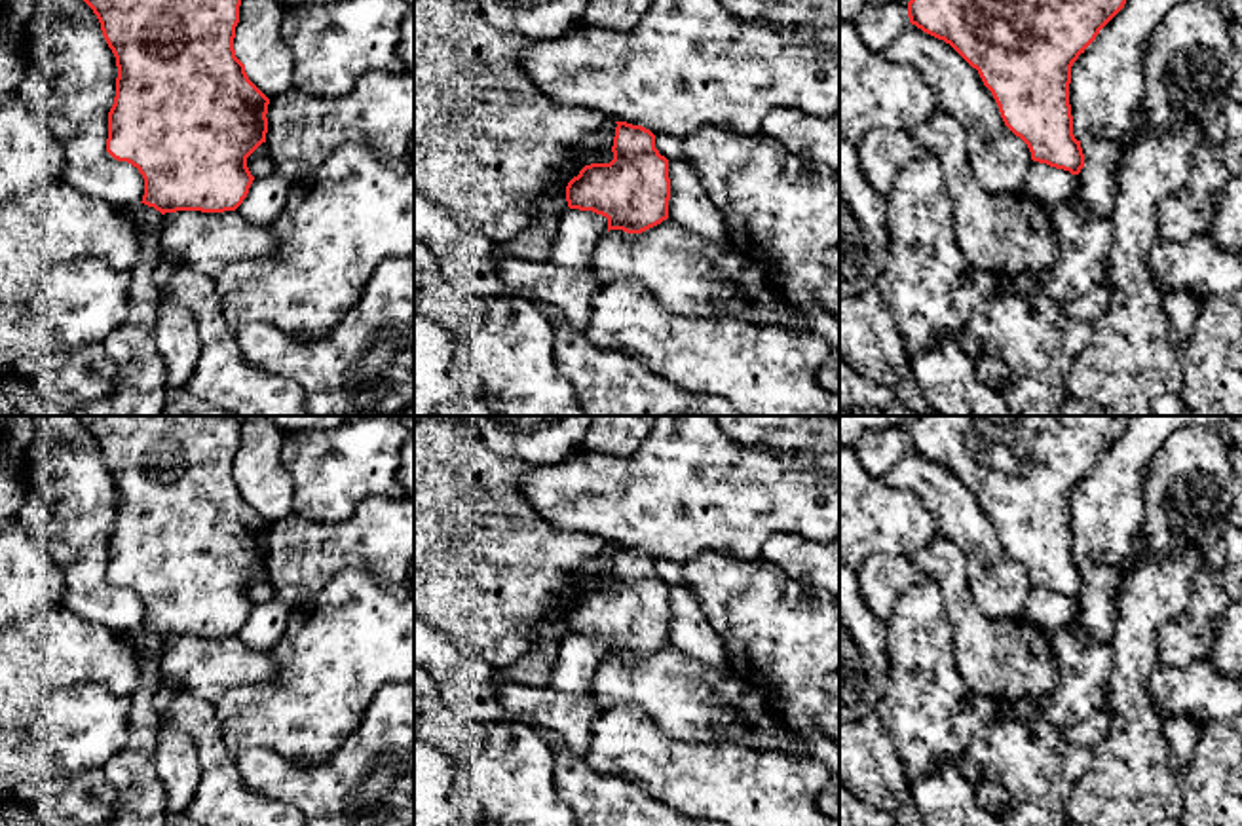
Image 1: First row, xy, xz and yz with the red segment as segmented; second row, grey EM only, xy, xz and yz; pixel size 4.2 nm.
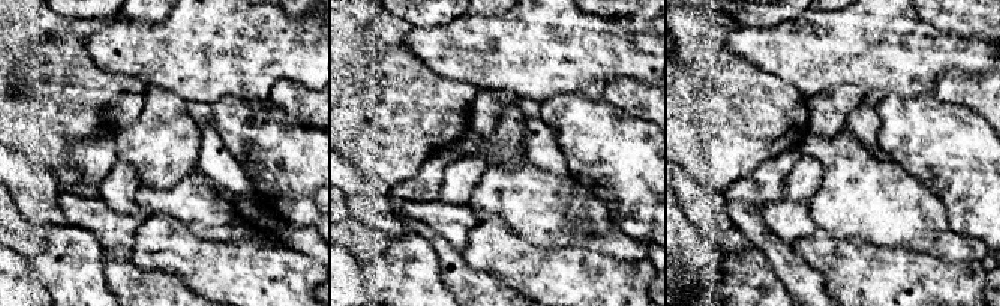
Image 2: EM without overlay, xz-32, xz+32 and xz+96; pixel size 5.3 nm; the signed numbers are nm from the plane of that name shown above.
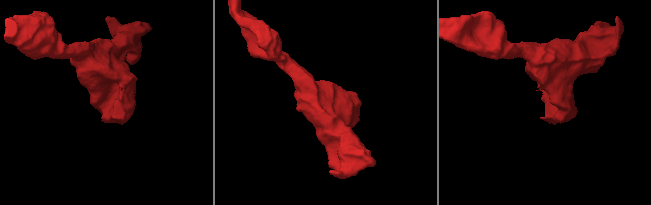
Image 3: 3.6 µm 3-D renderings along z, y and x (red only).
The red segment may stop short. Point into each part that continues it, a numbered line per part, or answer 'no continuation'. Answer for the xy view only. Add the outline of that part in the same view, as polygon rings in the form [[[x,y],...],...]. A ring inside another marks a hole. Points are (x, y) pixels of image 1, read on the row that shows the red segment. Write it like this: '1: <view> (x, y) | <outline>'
no continuation

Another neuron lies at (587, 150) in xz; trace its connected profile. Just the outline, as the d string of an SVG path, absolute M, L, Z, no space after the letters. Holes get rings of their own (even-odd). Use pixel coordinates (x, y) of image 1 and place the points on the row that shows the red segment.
M600 129L587 133L575 146L575 158L585 167L596 163L602 144Z

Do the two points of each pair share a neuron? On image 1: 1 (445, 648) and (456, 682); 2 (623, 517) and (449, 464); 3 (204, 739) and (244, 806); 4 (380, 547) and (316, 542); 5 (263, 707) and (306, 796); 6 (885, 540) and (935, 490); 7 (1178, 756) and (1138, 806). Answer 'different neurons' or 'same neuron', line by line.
1: same neuron
2: different neurons
3: same neuron
4: same neuron
5: different neurons
6: different neurons
7: different neurons

